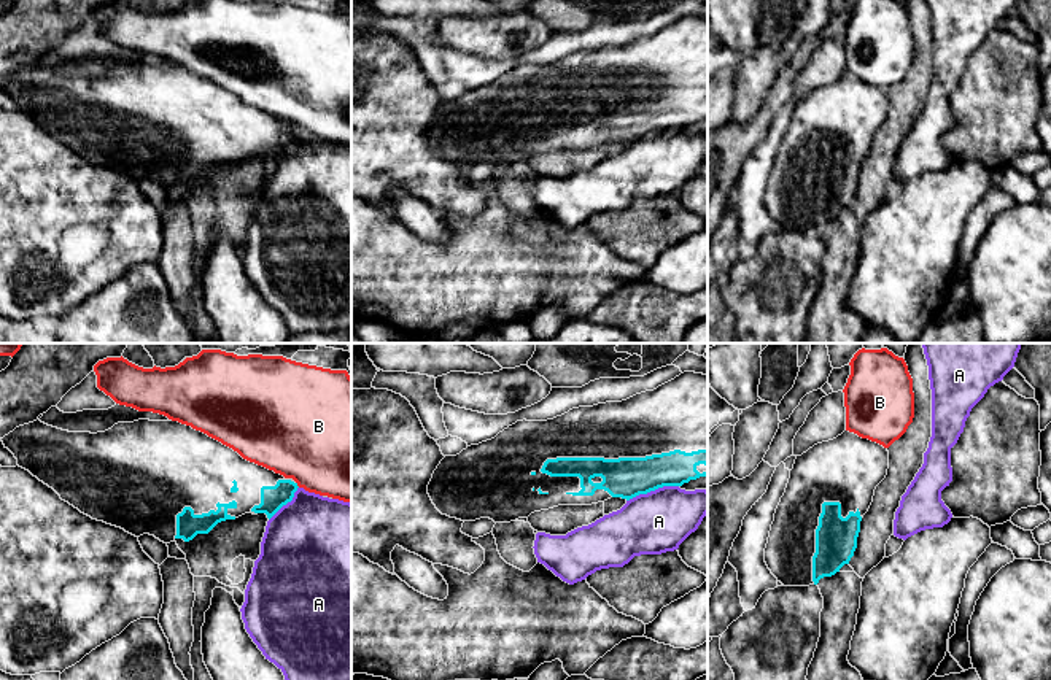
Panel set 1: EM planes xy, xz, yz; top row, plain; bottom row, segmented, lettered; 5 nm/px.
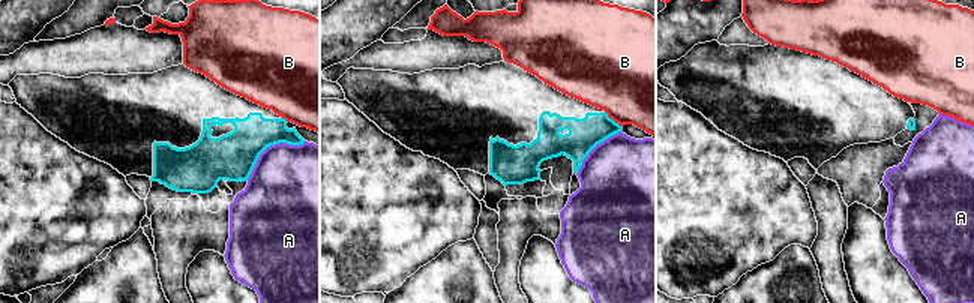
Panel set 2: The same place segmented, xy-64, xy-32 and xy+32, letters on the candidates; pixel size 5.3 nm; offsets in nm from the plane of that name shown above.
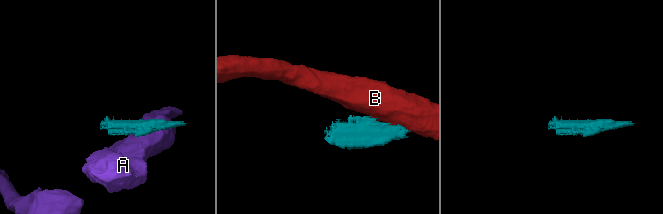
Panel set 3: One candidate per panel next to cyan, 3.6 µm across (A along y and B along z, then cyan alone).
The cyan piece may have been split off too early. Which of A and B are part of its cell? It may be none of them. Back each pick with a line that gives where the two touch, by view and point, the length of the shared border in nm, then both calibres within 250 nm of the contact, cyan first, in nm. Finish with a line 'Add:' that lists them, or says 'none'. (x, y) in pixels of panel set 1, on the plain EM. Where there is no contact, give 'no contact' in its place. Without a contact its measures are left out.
Add: none

